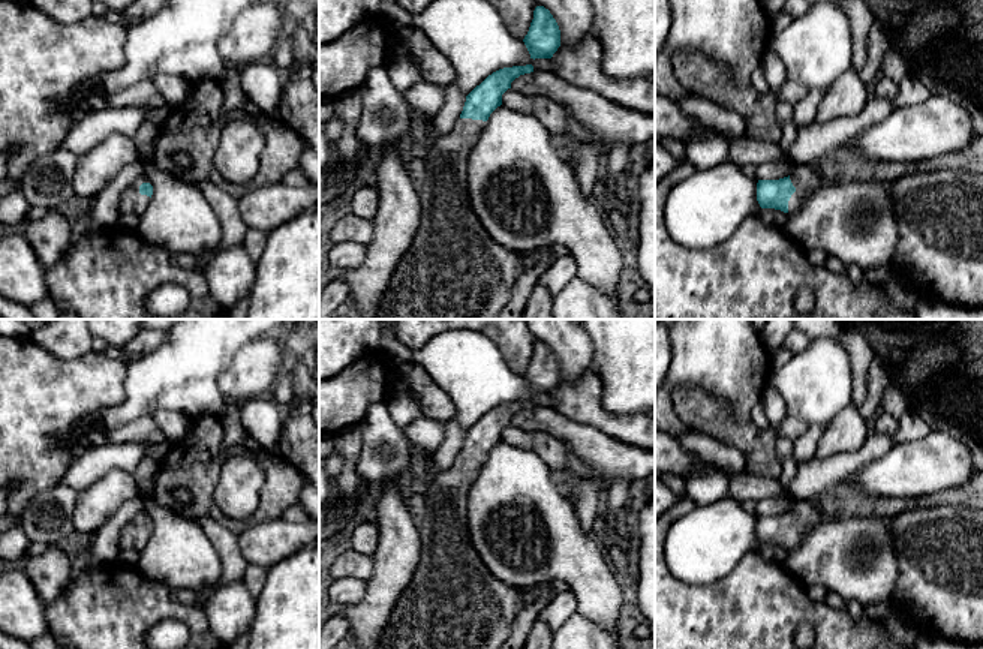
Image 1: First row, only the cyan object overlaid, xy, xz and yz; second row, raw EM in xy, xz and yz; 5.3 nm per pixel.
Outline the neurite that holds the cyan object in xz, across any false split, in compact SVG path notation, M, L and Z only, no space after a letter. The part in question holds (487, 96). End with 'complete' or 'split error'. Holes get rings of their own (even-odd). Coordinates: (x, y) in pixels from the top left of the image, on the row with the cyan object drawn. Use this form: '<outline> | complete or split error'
M532 64L503 67L489 75L468 96L454 129L433 139L417 163L415 181L421 201L421 223L408 252L397 262L375 319L494 319L506 306L521 271L520 252L499 244L481 225L468 193L468 162L477 135L502 94Z | split error

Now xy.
M141 172L133 184L126 189L120 199L120 214L123 219L136 219L147 208L150 198L153 195L153 186L148 177Z | split error

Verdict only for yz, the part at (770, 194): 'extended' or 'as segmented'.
extended

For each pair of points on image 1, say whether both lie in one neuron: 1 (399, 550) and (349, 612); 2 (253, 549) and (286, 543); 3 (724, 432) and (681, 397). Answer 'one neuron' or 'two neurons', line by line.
1: one neuron
2: one neuron
3: one neuron

